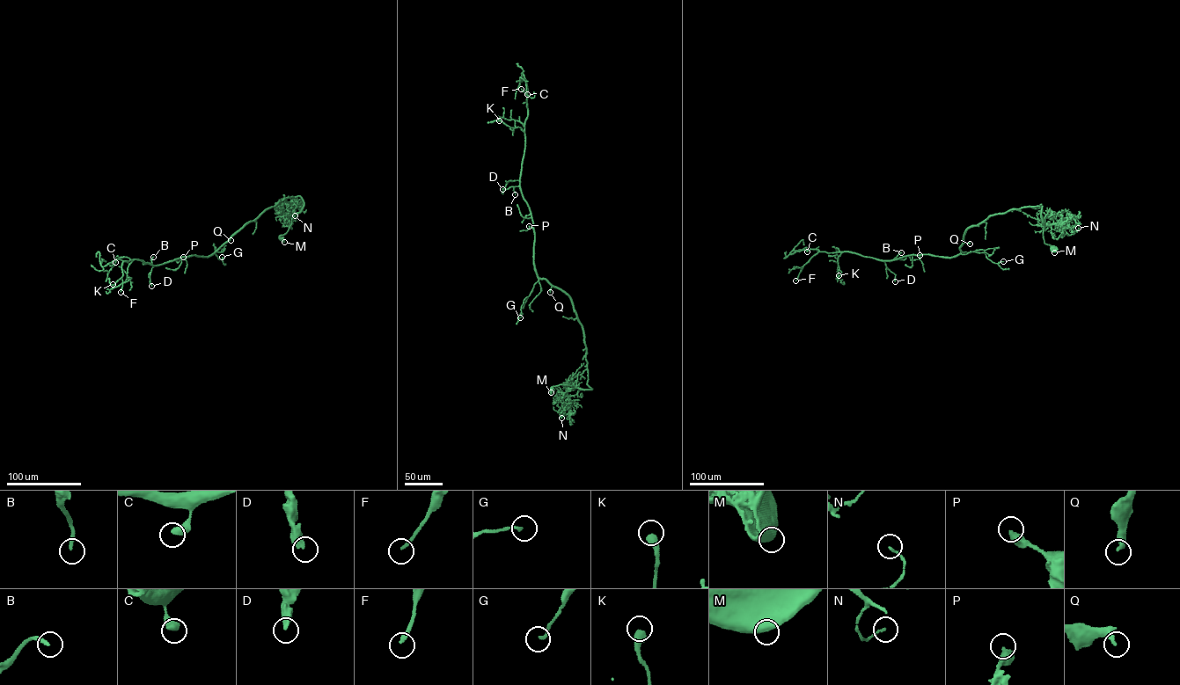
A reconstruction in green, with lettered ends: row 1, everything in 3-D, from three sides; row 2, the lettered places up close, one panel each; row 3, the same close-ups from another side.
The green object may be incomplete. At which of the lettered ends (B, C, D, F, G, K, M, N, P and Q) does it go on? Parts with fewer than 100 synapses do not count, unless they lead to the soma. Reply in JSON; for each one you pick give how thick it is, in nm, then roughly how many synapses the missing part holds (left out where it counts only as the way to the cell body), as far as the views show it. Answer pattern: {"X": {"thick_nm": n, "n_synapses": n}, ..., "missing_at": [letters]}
{"Q": {"thick_nm": 240, "n_synapses": 110}, "missing_at": ["Q"]}

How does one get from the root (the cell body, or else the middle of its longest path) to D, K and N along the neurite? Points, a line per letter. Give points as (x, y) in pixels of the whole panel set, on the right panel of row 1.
D: (1053, 247), (1044, 240), (1042, 207), (1009, 209), (969, 227), (953, 257), (884, 260), (895, 281)
K: (1053, 247), (1044, 240), (1042, 207), (1025, 207), (969, 227), (953, 257), (883, 260), (843, 251), (839, 275)
N: (1053, 247), (1044, 242), (1044, 228), (1064, 222), (1073, 231), (1078, 228)

